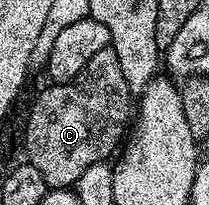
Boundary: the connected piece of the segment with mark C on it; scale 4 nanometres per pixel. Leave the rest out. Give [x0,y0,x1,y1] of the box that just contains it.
[24,48,134,188]

